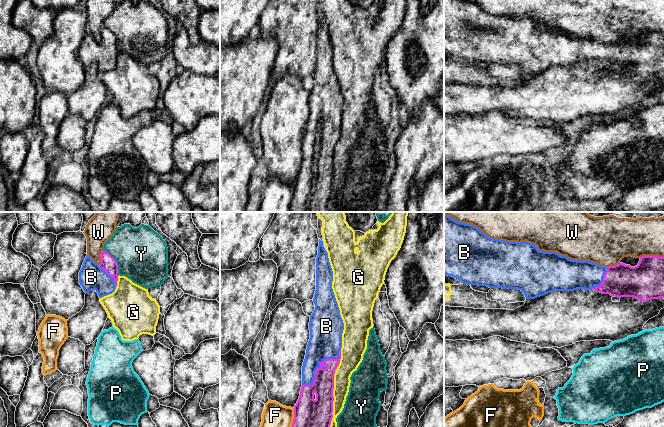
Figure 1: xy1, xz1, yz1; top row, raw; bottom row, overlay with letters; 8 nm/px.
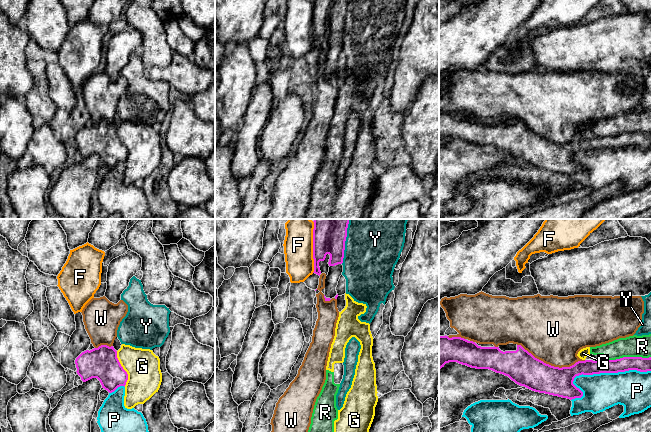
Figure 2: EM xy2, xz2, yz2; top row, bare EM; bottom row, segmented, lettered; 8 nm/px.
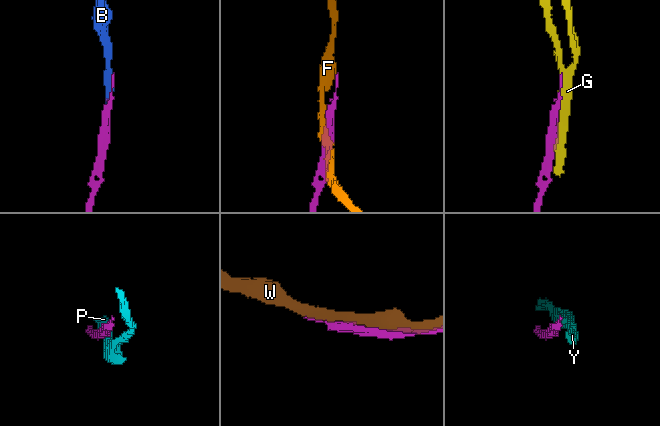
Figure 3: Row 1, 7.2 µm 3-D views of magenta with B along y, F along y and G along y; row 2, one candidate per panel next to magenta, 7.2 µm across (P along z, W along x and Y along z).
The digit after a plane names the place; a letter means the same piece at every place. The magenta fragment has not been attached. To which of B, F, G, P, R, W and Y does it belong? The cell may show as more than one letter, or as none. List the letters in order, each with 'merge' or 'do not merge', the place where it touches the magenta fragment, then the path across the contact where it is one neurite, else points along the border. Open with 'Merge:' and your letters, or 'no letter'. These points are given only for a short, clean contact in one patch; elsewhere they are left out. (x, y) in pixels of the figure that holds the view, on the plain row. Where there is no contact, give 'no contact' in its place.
Merge: B
B: merge; contact xz1 (320, 142)
F: do not merge; contact xz2 (313, 24)
G: do not merge; contact xz1 (333, 164)
P: do not merge; contact yz2 (598, 149)
R: do not merge; contact yz2 (627, 133)
W: do not merge; contact yz2 (550, 141)
Y: do not merge; contact xz2 (344, 20)

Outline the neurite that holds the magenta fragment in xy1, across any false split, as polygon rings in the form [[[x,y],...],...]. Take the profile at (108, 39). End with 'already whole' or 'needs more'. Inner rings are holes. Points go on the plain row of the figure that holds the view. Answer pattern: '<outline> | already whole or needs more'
[[[103,26],[100,33],[98,41],[86,32],[79,48],[79,59],[85,69],[95,66],[102,74],[115,67],[119,51],[117,38],[109,29]]] | needs more

